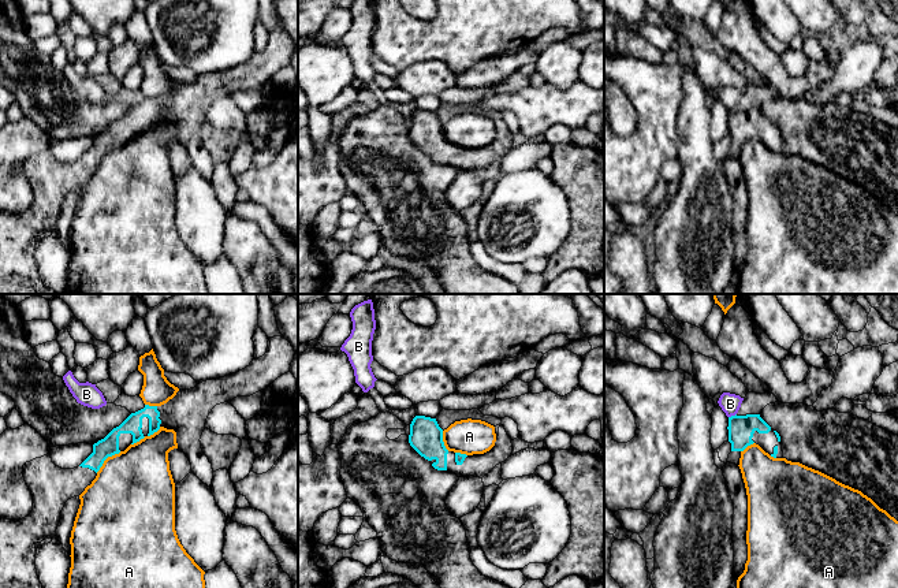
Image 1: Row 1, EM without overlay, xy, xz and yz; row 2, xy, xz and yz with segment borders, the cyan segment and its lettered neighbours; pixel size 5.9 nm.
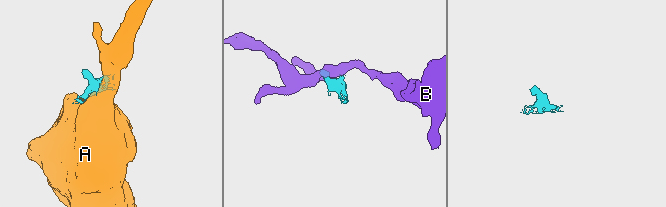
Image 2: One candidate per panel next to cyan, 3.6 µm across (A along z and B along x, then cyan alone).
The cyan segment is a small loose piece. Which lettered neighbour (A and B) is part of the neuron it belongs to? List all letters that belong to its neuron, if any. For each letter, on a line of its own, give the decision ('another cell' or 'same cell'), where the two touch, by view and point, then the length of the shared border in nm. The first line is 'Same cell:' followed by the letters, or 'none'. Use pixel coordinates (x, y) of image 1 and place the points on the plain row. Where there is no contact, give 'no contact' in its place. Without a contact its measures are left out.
Same cell: none
A: another cell; meets cyan in xy at (107, 151); contact 200 nm long
B: another cell; meets cyan in yz at (731, 110); contact 50 nm long

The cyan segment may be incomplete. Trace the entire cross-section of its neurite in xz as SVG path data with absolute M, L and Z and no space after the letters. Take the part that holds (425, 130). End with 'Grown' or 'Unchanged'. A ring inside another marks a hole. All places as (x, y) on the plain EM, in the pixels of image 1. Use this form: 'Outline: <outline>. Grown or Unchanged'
Outline: M416 109L410 118L410 139L437 164L450 164L458 171L474 170L482 172L496 159L504 156L513 146L511 131L503 119L495 139L484 148L466 149L448 145L443 135L443 123L436 112Z. Grown

